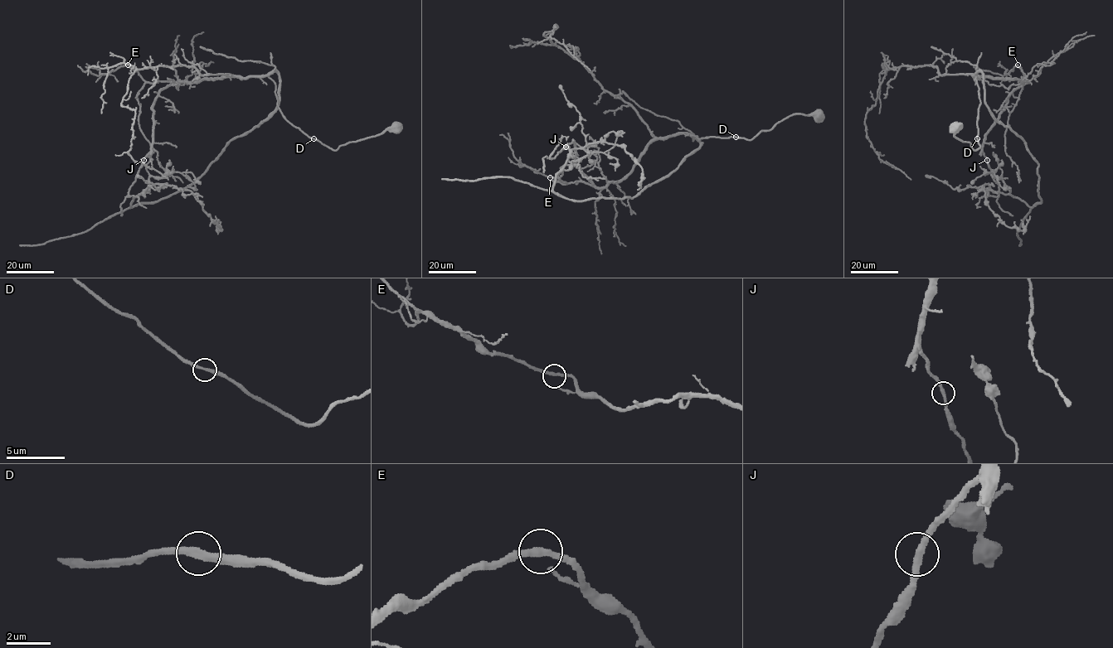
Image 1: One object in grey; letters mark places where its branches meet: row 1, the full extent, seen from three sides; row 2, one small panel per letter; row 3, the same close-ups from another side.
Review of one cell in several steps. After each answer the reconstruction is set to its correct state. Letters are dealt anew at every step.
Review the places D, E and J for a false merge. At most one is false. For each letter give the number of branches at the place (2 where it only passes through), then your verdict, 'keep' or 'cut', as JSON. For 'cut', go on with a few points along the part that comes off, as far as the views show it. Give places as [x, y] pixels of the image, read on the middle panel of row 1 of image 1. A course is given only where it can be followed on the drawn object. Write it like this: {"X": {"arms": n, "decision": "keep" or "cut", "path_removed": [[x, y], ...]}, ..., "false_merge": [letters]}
{"D": {"arms": 2, "decision": "keep"}, "E": {"arms": 2, "decision": "keep"}, "J": {"arms": 2, "decision": "keep"}, "false_merge": []}

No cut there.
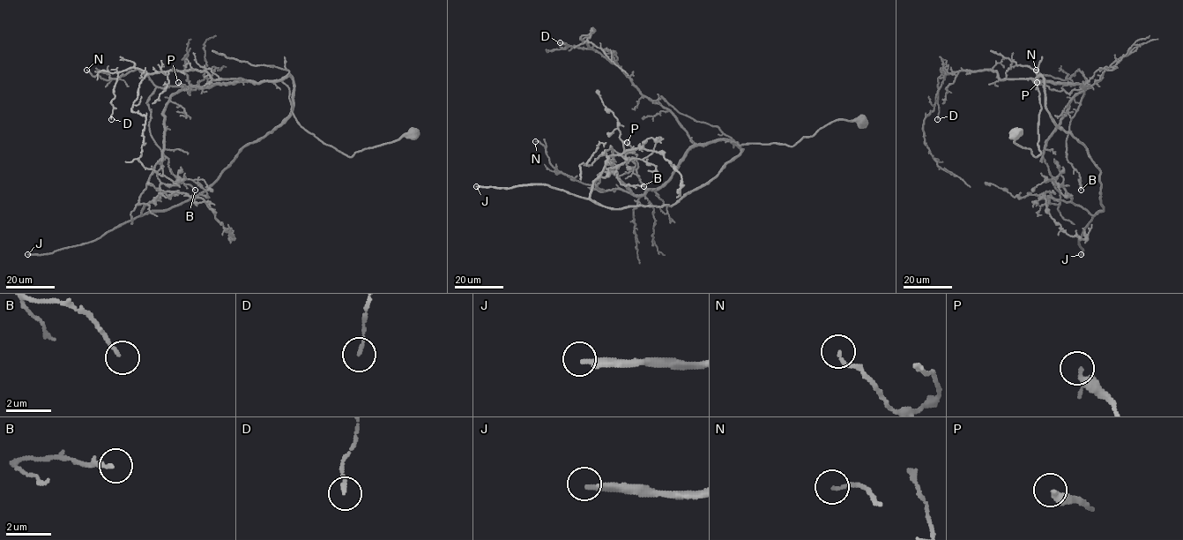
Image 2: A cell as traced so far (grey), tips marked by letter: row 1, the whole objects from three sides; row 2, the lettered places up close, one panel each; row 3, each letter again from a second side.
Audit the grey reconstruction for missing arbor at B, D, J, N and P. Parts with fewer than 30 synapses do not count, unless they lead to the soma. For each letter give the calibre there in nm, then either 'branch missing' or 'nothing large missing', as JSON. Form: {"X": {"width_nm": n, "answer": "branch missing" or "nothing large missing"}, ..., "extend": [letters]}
{"B": {"width_nm": 160, "answer": "nothing large missing"}, "D": {"width_nm": 160, "answer": "nothing large missing"}, "J": {"width_nm": 280, "answer": "branch missing"}, "N": {"width_nm": 130, "answer": "nothing large missing"}, "P": {"width_nm": 260, "answer": "nothing large missing"}, "extend": ["J"]}

